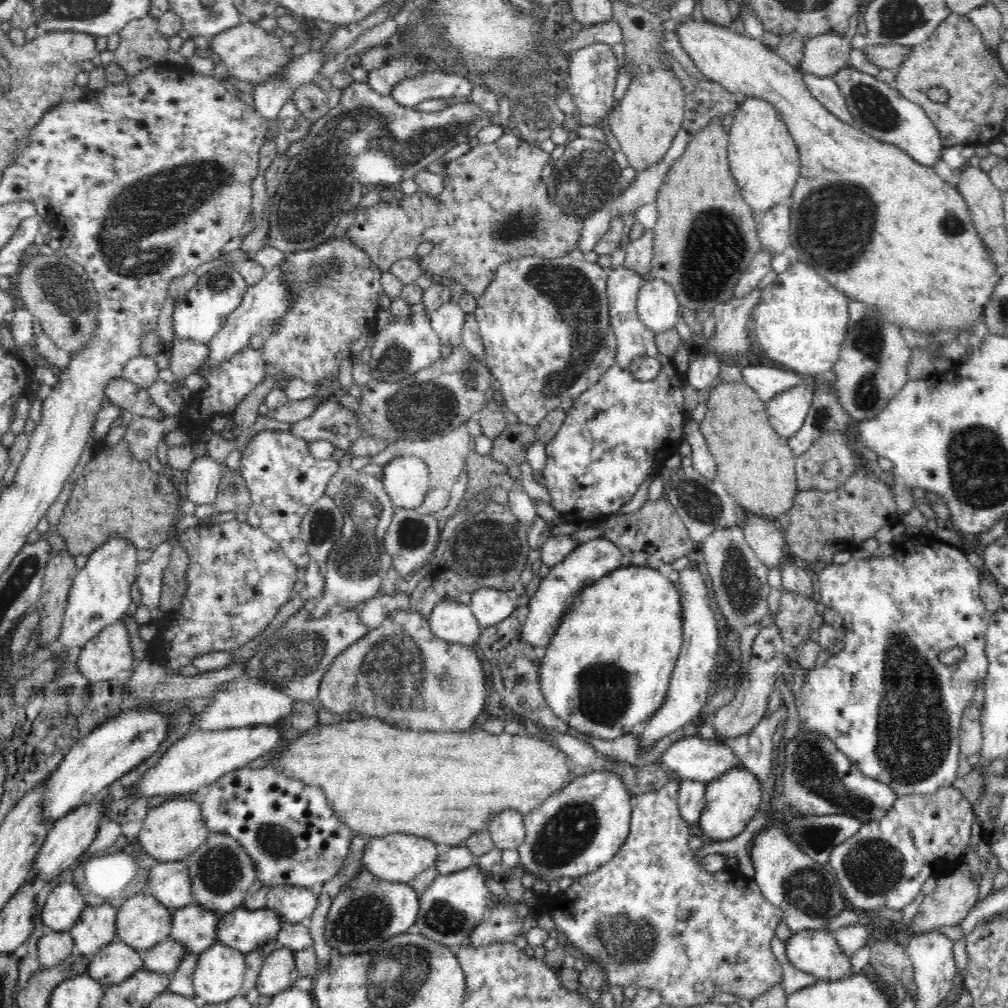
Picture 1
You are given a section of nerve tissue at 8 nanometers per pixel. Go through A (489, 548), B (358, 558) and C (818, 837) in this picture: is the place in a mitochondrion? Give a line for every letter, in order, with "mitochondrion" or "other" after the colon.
A: mitochondrion
B: mitochondrion
C: mitochondrion

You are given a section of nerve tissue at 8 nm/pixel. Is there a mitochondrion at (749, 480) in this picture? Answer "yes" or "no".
no

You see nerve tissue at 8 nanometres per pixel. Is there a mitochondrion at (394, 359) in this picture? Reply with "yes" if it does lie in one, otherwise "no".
yes

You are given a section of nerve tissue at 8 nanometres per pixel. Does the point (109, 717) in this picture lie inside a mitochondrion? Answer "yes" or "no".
no

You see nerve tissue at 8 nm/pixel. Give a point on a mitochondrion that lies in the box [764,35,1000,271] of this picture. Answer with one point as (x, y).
(875, 111)

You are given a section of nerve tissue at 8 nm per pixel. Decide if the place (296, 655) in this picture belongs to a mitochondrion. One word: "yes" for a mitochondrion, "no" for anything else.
yes

